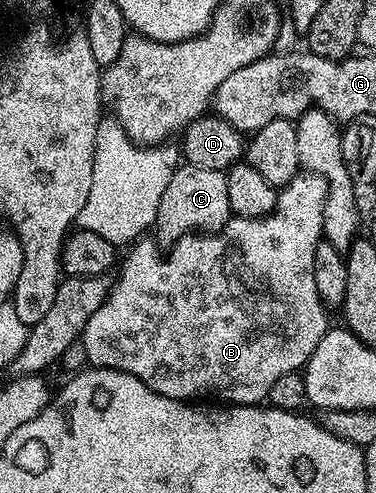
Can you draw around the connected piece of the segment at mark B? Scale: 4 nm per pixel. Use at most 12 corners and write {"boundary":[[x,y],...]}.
{"boundary":[[326,181],[169,247],[84,328],[160,396],[269,399],[326,334]]}

